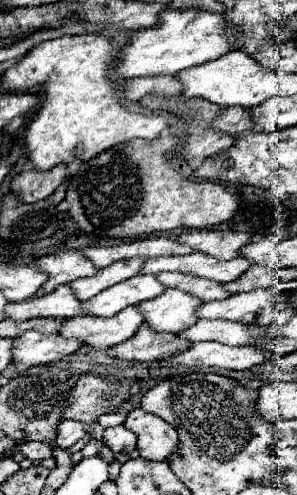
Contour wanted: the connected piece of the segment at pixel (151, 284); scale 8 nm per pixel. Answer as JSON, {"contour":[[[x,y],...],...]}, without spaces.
{"contour":[[[139,274],[87,300],[85,310],[91,316],[115,316],[127,306],[137,306],[139,302],[157,298],[163,290],[163,284],[153,274]]]}

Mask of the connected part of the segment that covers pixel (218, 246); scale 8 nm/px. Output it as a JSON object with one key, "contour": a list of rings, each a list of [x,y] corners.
{"contour":[[[189,230],[183,232],[177,240],[187,246],[211,254],[219,260],[231,260],[239,256],[239,250],[251,242],[253,234],[237,232],[237,230]]]}

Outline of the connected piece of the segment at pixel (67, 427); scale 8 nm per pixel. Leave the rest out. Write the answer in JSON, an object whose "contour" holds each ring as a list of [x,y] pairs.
{"contour":[[[63,420],[59,424],[59,434],[57,434],[57,444],[63,448],[71,448],[85,436],[85,424],[79,420]]]}

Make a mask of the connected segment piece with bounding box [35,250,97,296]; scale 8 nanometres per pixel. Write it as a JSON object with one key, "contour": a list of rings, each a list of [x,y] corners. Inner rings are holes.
{"contour":[[[65,250],[43,256],[37,260],[37,266],[49,274],[49,280],[41,286],[41,290],[35,296],[43,296],[61,284],[69,284],[77,278],[93,276],[97,272],[95,264],[83,258],[81,250]]]}

